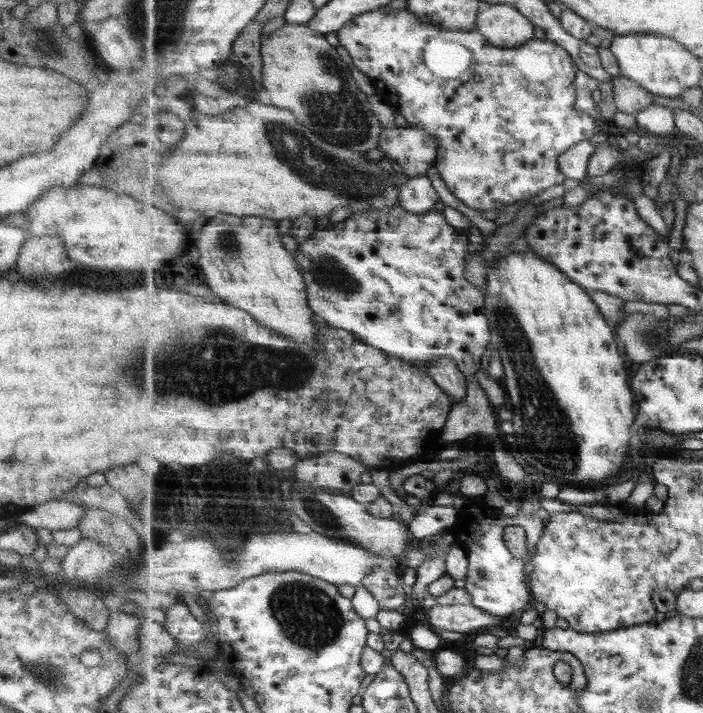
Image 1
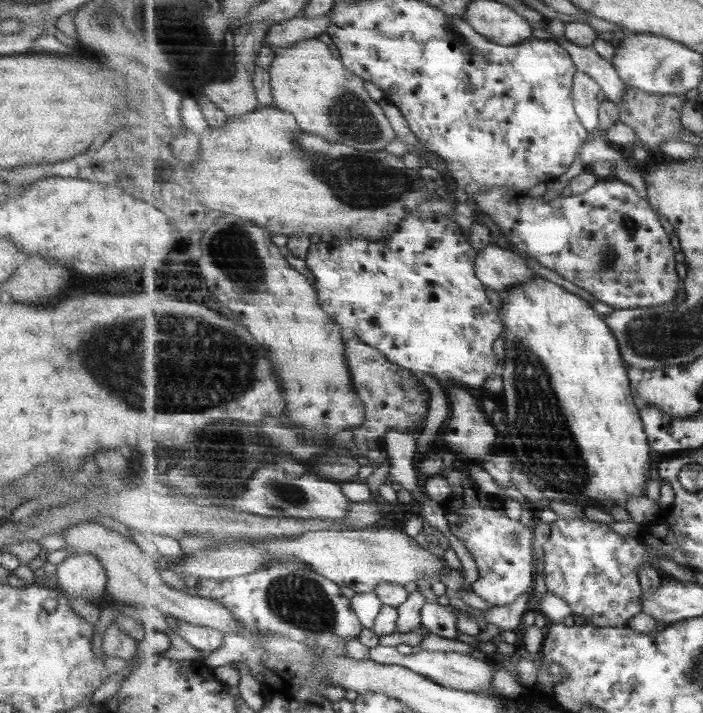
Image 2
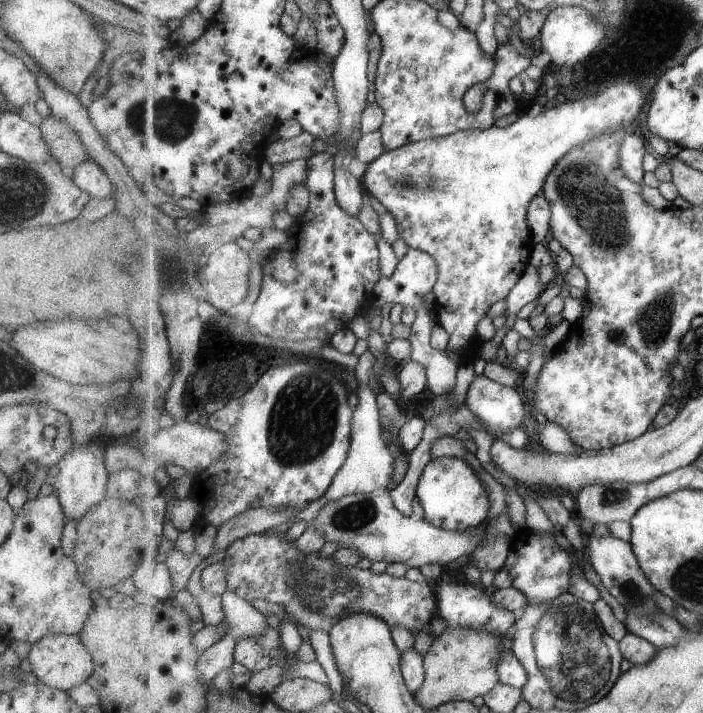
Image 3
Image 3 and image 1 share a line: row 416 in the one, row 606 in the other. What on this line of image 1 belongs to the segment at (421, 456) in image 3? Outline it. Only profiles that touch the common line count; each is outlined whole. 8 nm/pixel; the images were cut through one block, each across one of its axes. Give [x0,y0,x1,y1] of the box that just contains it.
[428,604,503,634]

